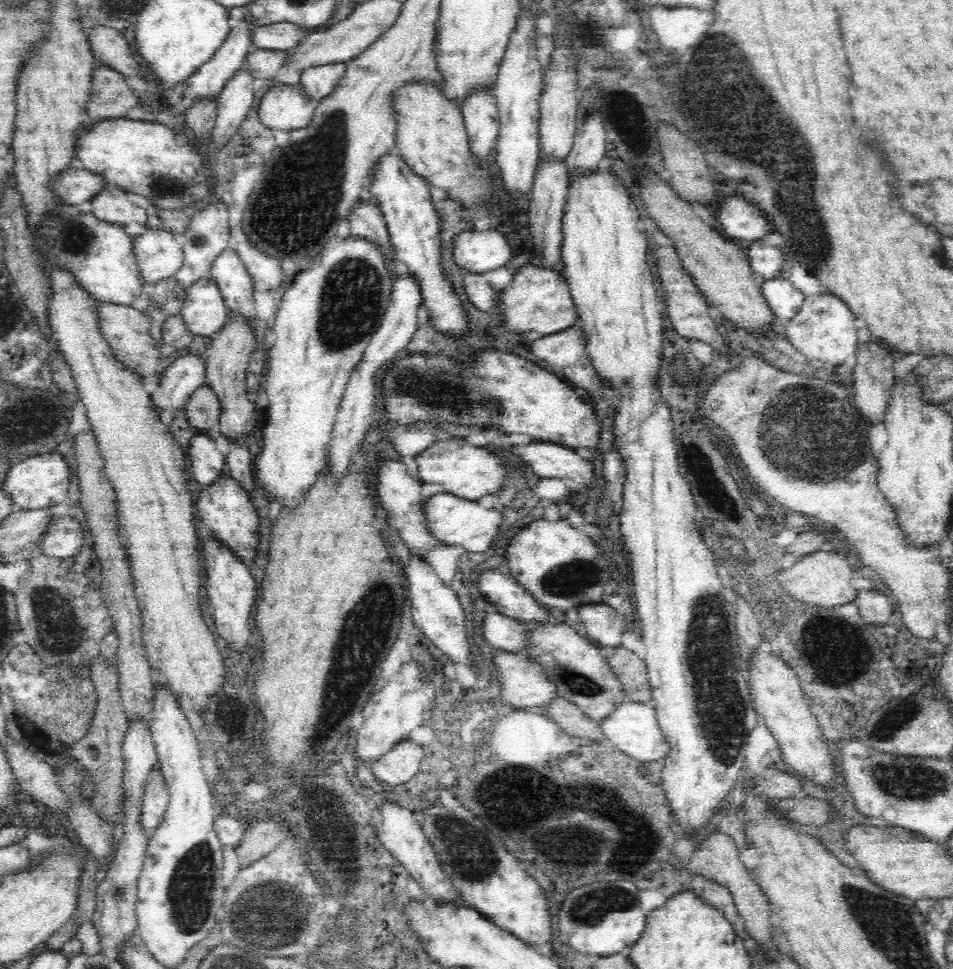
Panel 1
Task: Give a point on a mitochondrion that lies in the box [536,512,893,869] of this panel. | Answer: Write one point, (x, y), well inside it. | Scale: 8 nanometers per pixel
(711, 657)

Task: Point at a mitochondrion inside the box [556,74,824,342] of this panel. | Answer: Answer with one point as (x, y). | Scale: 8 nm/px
(620, 108)

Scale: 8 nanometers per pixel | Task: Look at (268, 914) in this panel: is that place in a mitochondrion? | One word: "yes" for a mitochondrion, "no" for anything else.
yes

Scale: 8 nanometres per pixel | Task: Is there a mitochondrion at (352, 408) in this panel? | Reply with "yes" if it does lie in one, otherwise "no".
no

